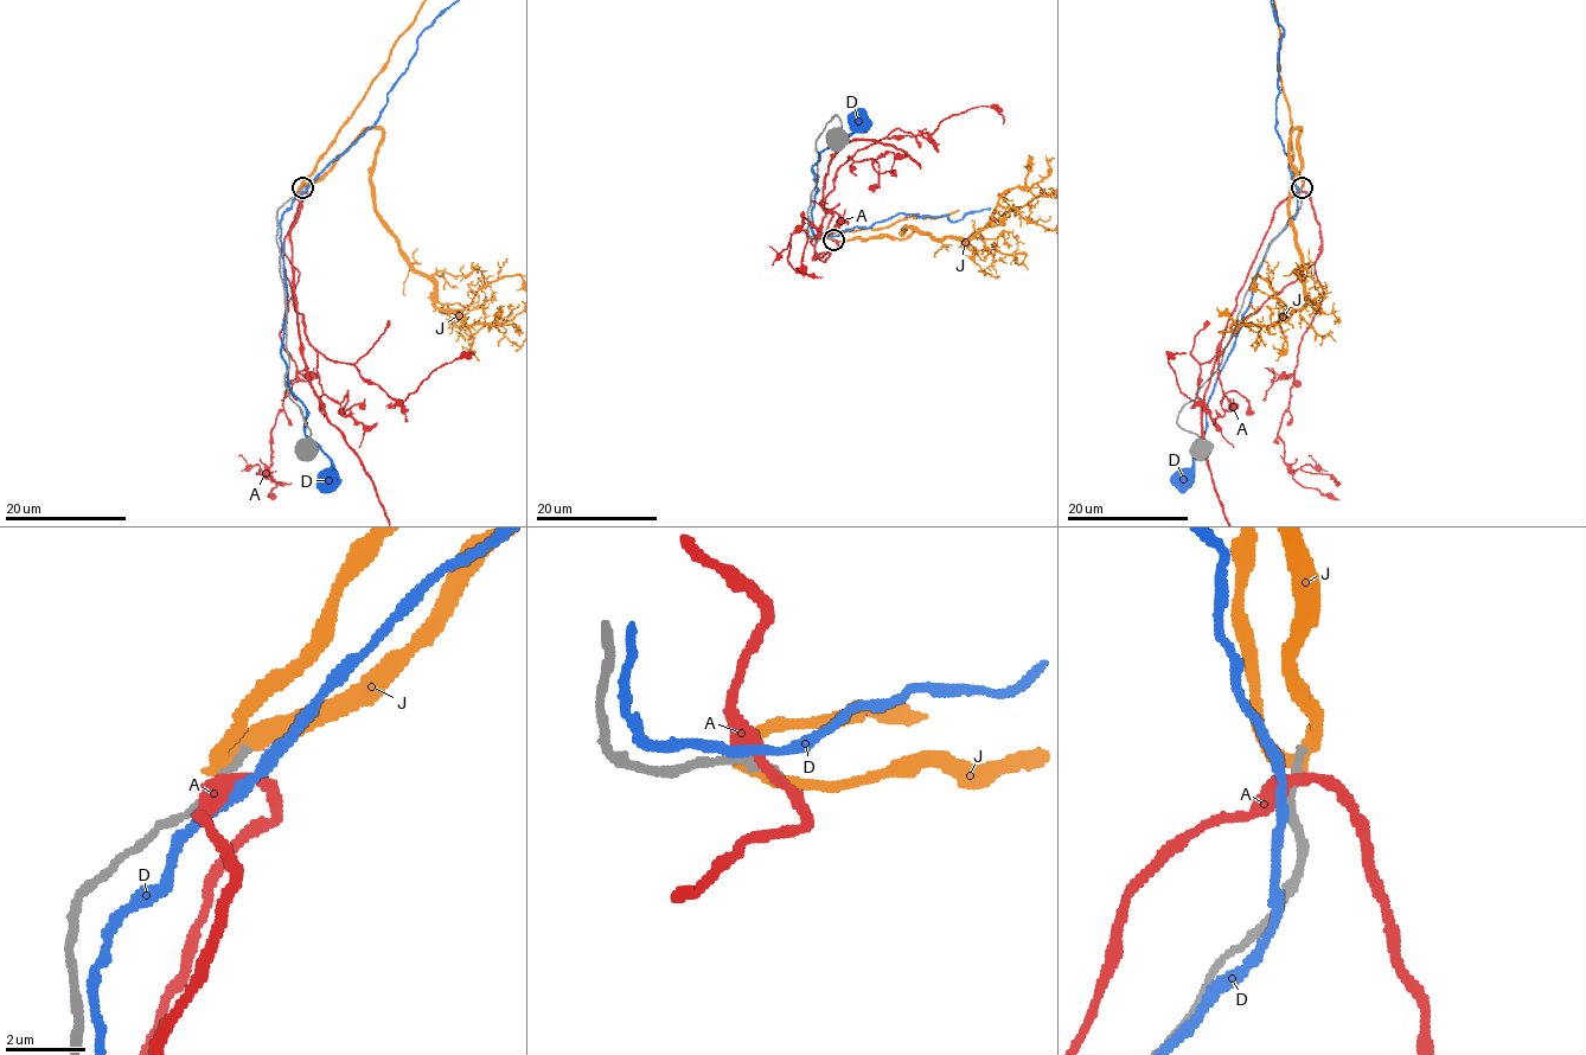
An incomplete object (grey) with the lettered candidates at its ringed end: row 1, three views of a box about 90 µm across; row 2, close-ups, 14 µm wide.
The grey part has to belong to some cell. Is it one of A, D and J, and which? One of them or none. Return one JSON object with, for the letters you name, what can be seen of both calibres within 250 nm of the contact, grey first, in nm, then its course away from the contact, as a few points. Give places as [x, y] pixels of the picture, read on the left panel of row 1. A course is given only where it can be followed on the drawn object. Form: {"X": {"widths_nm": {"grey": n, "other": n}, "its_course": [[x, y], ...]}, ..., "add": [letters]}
{"add": []}

